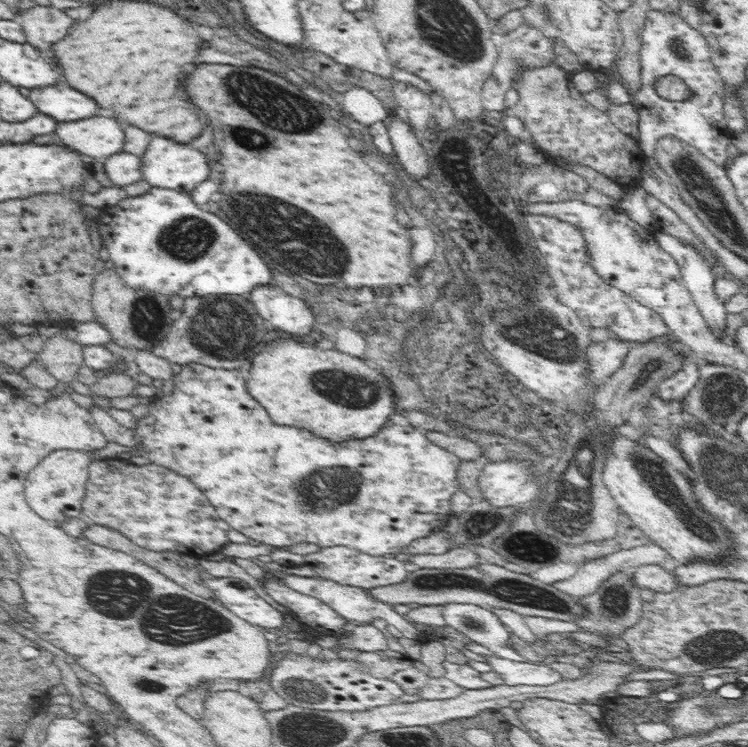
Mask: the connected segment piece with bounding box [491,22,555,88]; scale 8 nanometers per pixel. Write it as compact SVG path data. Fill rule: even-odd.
M522 22L505 35L504 44L497 49L491 76L498 83L513 88L522 69L554 63L554 58L552 42L548 37L540 29Z

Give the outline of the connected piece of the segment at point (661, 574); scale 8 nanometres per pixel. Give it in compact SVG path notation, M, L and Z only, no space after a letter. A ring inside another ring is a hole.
M658 564L640 565L632 569L635 586L654 592L667 593L680 586L673 571L668 571Z

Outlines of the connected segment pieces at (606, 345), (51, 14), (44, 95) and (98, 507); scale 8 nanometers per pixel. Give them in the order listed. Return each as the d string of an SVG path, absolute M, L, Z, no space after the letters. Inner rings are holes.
M616 336L588 346L590 381L594 384L602 384L608 376L622 367L629 353L627 341L618 339Z
M52 6L34 7L22 12L18 17L26 35L26 42L49 54L52 44L62 40L74 20L68 17L62 9Z
M60 82L54 86L30 89L28 99L36 105L38 112L54 117L59 122L74 122L100 114L100 106L92 98L74 88L62 86Z
M119 458L93 461L88 466L88 480L82 503L82 517L91 524L117 530L134 544L154 552L181 552L206 557L218 553L229 543L231 526L218 516L216 507L192 479L154 463L136 465Z

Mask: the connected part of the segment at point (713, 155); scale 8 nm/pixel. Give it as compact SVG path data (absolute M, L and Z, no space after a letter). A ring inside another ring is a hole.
M645 9L645 26L641 30L639 86L632 89L638 103L638 145L648 157L653 156L656 142L663 136L676 136L681 142L697 148L712 162L723 166L728 160L726 146L730 130L724 122L724 81L710 57L710 47L704 35L692 28L679 14L667 14ZM677 76L691 90L692 98L670 102L656 93L656 80Z

